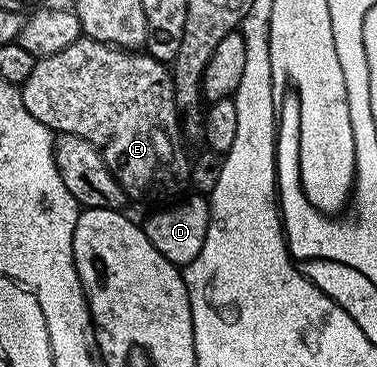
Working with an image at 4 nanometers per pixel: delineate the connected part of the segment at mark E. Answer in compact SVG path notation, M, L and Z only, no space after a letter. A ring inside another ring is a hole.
M82 35L80 40L71 42L71 46L67 46L67 50L59 50L50 56L42 56L37 61L37 65L31 70L31 74L27 77L27 82L19 85L19 91L23 98L23 106L27 106L27 110L35 118L39 118L39 122L43 122L43 126L47 126L55 134L66 132L67 134L79 134L79 138L87 138L87 142L91 142L91 146L95 146L99 150L99 154L103 158L103 162L107 162L107 166L111 170L111 174L115 174L115 178L119 182L119 186L123 186L126 197L137 200L157 200L160 196L169 196L172 192L177 192L187 180L187 156L185 160L185 152L181 149L181 128L177 125L177 115L179 109L175 102L175 90L173 89L173 73L162 61L156 60L154 56L149 55L144 50L130 50L127 48L116 48L113 44L104 44L91 37Z

